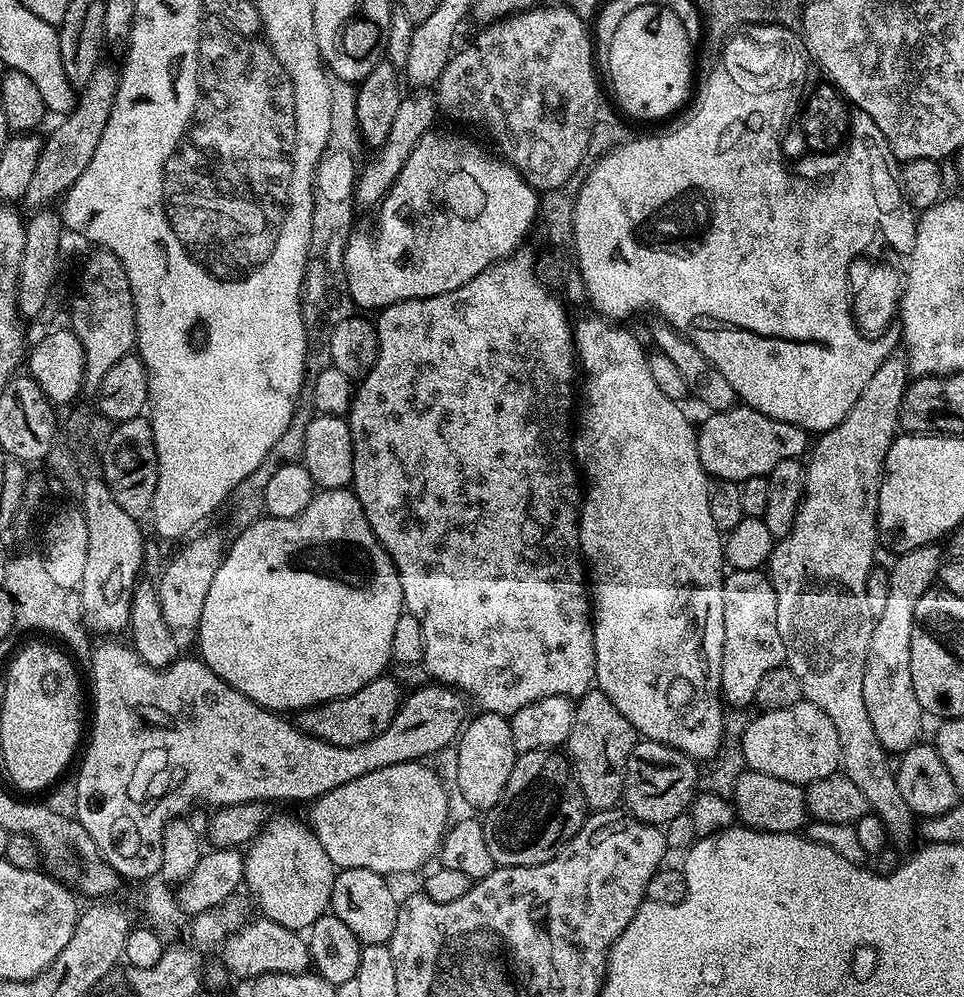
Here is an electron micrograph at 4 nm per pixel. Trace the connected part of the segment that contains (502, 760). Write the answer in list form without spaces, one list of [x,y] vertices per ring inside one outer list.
[[[485,711],[476,715],[480,716],[473,715],[467,721],[458,740],[460,749],[456,752],[456,784],[460,787],[461,798],[470,807],[487,810],[498,802],[510,778],[510,770],[514,770],[518,753],[514,746],[509,717]]]

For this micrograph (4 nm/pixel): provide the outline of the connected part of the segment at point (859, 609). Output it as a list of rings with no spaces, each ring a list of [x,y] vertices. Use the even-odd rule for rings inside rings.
[[[893,354],[891,356],[887,356],[880,365],[878,366],[878,370],[874,370],[874,374],[870,378],[870,382],[866,382],[866,386],[862,390],[862,394],[858,398],[858,402],[852,407],[850,410],[850,414],[846,414],[846,418],[840,423],[838,426],[834,426],[829,430],[829,432],[823,433],[819,437],[820,440],[817,442],[815,441],[814,447],[811,449],[810,452],[810,457],[812,456],[812,461],[807,461],[806,464],[806,471],[804,474],[804,498],[800,502],[800,509],[798,510],[798,514],[796,515],[796,521],[794,522],[794,526],[790,530],[790,534],[788,536],[781,536],[779,537],[778,543],[773,547],[772,550],[772,557],[768,559],[768,563],[766,565],[766,572],[767,575],[770,577],[772,585],[774,586],[774,590],[776,591],[776,601],[778,602],[778,634],[782,637],[784,637],[784,651],[786,653],[786,666],[790,670],[794,670],[794,674],[798,674],[798,678],[802,682],[802,686],[804,687],[804,698],[807,703],[810,704],[816,704],[819,706],[819,708],[824,711],[825,714],[830,718],[830,722],[834,722],[834,728],[838,730],[838,738],[840,739],[840,759],[842,761],[842,768],[845,773],[849,776],[850,779],[853,780],[854,784],[858,786],[859,790],[862,790],[862,794],[865,795],[866,802],[868,803],[869,809],[875,815],[878,815],[882,818],[882,822],[886,826],[886,830],[888,831],[888,835],[890,837],[891,843],[895,845],[896,848],[900,850],[904,850],[907,846],[908,843],[911,842],[912,840],[912,834],[914,838],[914,833],[917,831],[918,828],[918,820],[917,817],[913,814],[913,812],[910,810],[910,806],[906,806],[906,802],[902,798],[902,793],[898,791],[898,782],[896,781],[896,774],[893,768],[893,765],[890,763],[888,765],[888,759],[890,759],[889,753],[885,751],[883,745],[880,744],[878,740],[877,734],[874,732],[874,727],[873,723],[870,722],[870,718],[867,717],[867,710],[866,710],[866,704],[863,701],[863,690],[862,690],[862,684],[863,684],[863,671],[866,670],[866,662],[867,662],[867,651],[870,650],[870,634],[871,631],[874,630],[875,622],[876,622],[876,616],[873,615],[872,611],[870,610],[870,601],[866,598],[866,582],[868,581],[868,575],[871,574],[874,570],[874,564],[872,564],[872,559],[875,558],[876,556],[876,544],[878,548],[878,525],[876,522],[876,507],[878,506],[878,498],[880,497],[880,478],[881,475],[884,471],[884,459],[886,458],[886,454],[890,450],[890,446],[892,445],[893,440],[896,439],[898,435],[898,429],[896,429],[896,419],[899,421],[902,416],[902,405],[904,402],[904,393],[908,391],[910,387],[910,381],[908,381],[908,376],[910,377],[910,369],[908,367],[908,362],[907,359],[903,355],[900,354]]]

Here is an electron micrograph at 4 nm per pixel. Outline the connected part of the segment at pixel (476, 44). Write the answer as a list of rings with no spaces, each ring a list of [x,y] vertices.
[[[533,6],[527,11],[518,11],[499,22],[481,27],[484,29],[473,38],[472,44],[466,45],[461,52],[459,49],[451,57],[448,65],[442,70],[440,79],[434,85],[434,95],[438,101],[439,111],[443,115],[445,112],[452,120],[461,120],[464,124],[477,124],[478,127],[485,128],[489,138],[500,147],[499,155],[522,173],[529,186],[541,193],[549,191],[551,188],[562,187],[572,175],[581,171],[580,163],[588,156],[588,143],[592,137],[592,127],[598,119],[596,99],[599,98],[600,92],[596,89],[596,72],[592,69],[592,40],[588,37],[587,27],[589,25],[586,21],[568,6],[565,8]]]

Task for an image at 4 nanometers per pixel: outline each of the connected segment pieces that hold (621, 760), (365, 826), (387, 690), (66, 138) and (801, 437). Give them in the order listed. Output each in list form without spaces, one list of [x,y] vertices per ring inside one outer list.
[[[589,690],[575,701],[574,707],[576,713],[566,741],[566,752],[570,757],[578,786],[584,795],[584,803],[592,810],[615,809],[621,803],[624,795],[624,771],[628,765],[630,754],[638,742],[638,733],[632,727],[631,722],[618,710],[618,706],[614,706],[614,702],[610,702],[610,698],[605,692]]]
[[[408,760],[405,764],[386,766],[382,770],[362,774],[362,778],[354,778],[354,782],[346,782],[324,795],[330,798],[330,806],[334,806],[336,812],[332,812],[332,818],[328,818],[326,834],[320,832],[316,837],[318,842],[322,842],[322,850],[326,850],[330,862],[337,869],[365,868],[385,878],[393,878],[399,872],[418,871],[431,856],[433,859],[439,853],[440,842],[450,824],[448,792],[439,774],[426,765],[424,762]]]
[[[389,674],[375,676],[366,686],[362,686],[354,694],[339,696],[327,700],[325,704],[316,704],[305,708],[295,717],[294,723],[306,734],[319,740],[330,742],[334,746],[358,746],[362,742],[370,742],[370,738],[378,738],[390,722],[394,722],[396,712],[402,703],[400,684]]]
[[[104,62],[94,70],[90,82],[79,89],[75,108],[61,119],[64,121],[49,134],[48,140],[46,136],[41,143],[38,166],[34,170],[34,178],[30,178],[30,186],[26,186],[23,207],[28,207],[28,210],[47,209],[55,200],[57,203],[70,186],[78,182],[78,178],[82,178],[82,170],[90,166],[90,158],[94,158],[94,150],[98,150],[98,142],[102,142],[102,130],[106,130],[119,85],[120,72]]]
[[[735,406],[713,411],[696,433],[698,458],[709,477],[743,482],[755,476],[767,476],[778,462],[800,460],[809,451],[810,436],[790,422],[762,414],[757,408]]]

